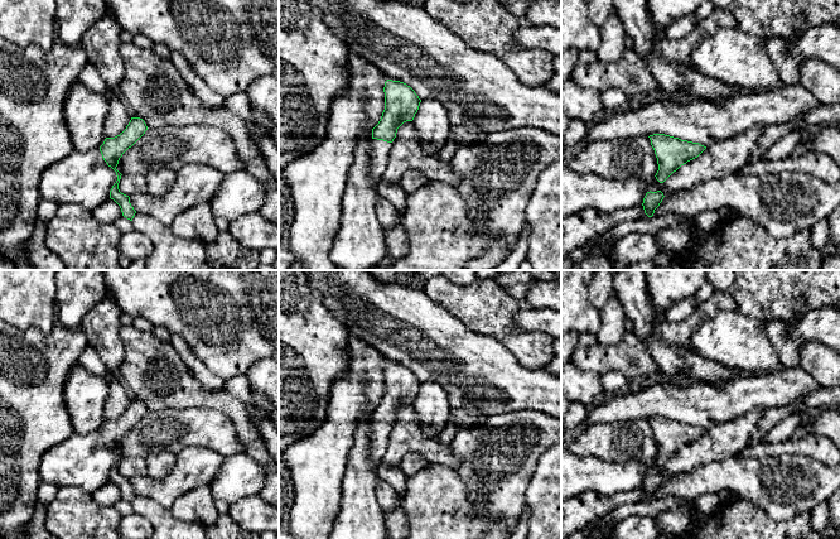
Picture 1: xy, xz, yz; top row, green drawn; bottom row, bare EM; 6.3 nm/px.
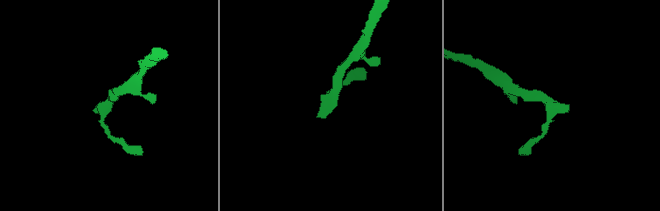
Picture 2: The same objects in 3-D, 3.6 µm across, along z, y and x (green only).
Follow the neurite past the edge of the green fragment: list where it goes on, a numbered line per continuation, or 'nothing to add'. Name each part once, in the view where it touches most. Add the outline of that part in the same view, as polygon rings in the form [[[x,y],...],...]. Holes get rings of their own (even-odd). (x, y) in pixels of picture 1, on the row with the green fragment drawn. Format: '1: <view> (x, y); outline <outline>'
1: xz (380, 150); outline [[[372,139],[371,148],[370,148],[370,158],[371,158],[370,172],[372,179],[377,182],[382,178],[386,170],[391,146],[392,143]]]

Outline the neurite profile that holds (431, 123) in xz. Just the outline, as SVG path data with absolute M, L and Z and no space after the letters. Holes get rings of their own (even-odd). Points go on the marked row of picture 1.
M434 97L421 100L412 122L424 153L434 155L441 151L450 129L450 121L444 105Z

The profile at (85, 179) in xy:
M100 149L87 153L73 150L43 172L39 196L58 204L72 203L92 212L110 198L116 181L116 172L103 160Z

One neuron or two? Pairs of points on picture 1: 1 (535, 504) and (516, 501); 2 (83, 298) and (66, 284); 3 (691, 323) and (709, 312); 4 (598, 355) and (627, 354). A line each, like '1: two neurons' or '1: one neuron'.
1: two neurons
2: one neuron
3: one neuron
4: one neuron

